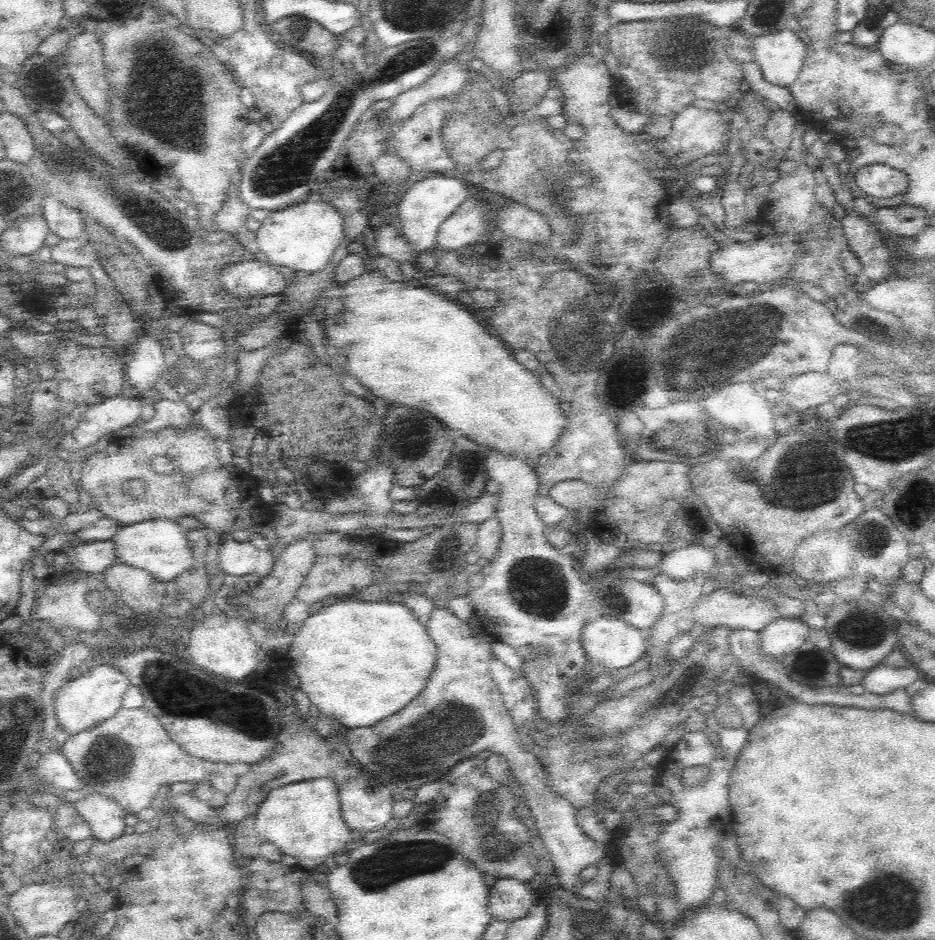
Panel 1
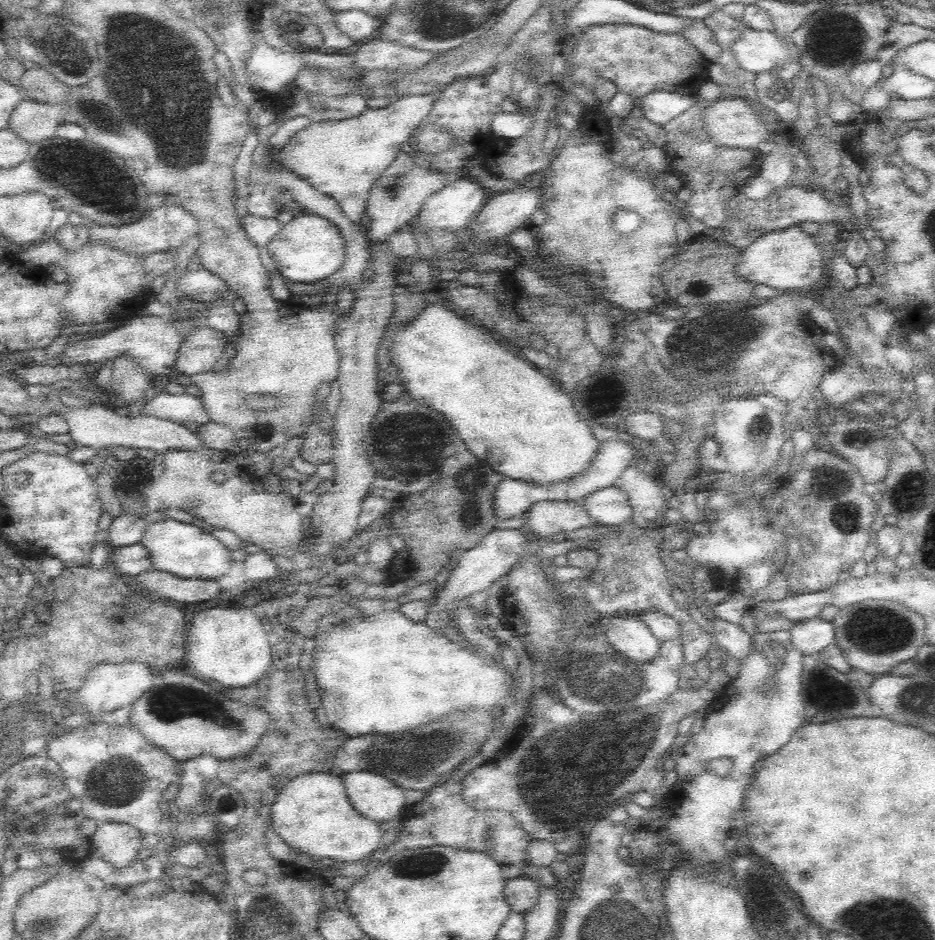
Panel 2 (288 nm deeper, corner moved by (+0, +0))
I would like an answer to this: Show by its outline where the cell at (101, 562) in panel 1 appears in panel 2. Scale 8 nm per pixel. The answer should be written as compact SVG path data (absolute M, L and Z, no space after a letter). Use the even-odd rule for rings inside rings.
M142 544L112 548L108 566L112 566L120 576L128 574L128 578L136 578L142 572L154 570L152 558L148 556L148 550Z

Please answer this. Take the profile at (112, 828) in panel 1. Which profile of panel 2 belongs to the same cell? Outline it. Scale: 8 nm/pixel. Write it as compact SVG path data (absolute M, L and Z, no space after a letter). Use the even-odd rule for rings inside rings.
M104 822L94 832L92 840L92 852L110 862L116 870L132 866L132 862L142 854L142 840L144 834L138 828L132 828L130 824L120 822Z

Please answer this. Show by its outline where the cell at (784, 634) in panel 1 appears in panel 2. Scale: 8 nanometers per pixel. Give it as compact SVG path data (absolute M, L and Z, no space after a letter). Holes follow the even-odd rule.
M820 618L798 622L790 632L792 646L804 656L818 656L826 646L834 644L836 638L834 622L824 622Z

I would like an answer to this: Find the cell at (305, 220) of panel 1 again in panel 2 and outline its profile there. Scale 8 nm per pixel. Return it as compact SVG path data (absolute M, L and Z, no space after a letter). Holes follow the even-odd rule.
M304 214L304 216L286 216L282 230L268 244L270 256L276 262L278 274L286 282L304 282L316 284L340 270L346 258L346 244L340 230L322 216Z

